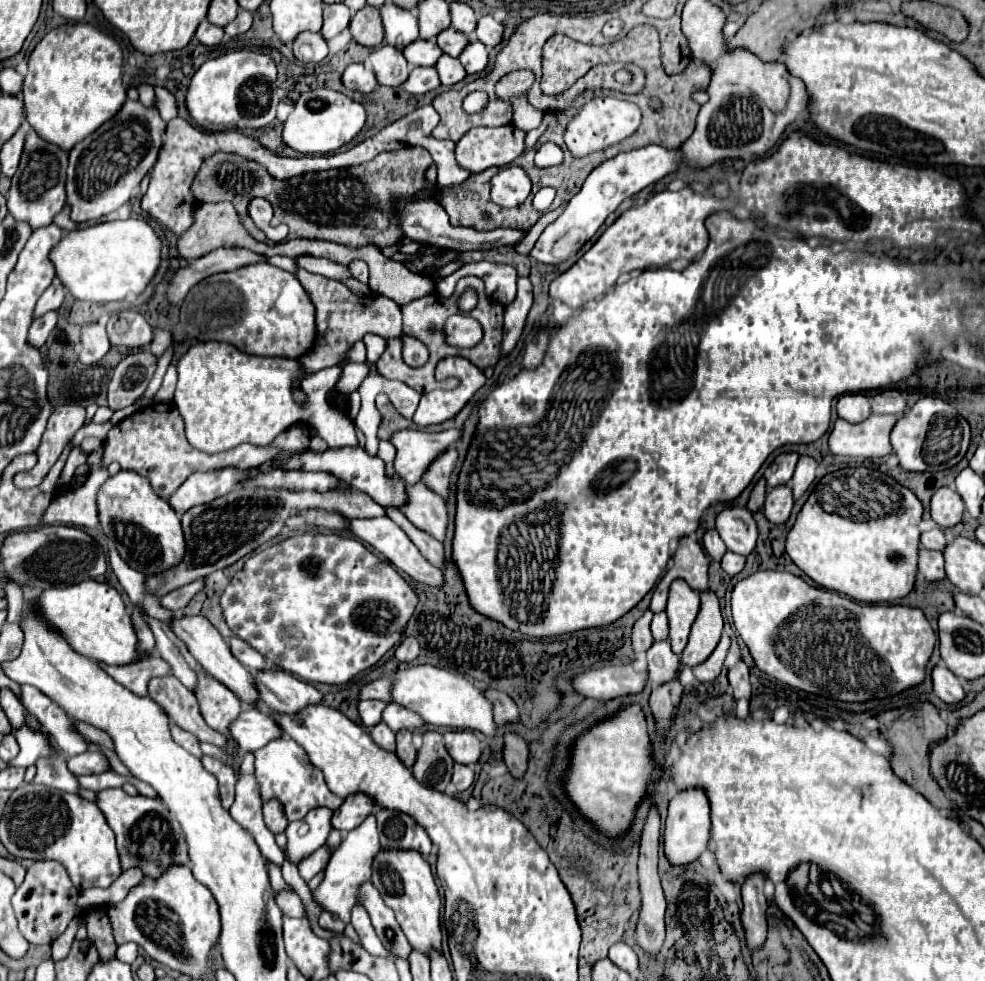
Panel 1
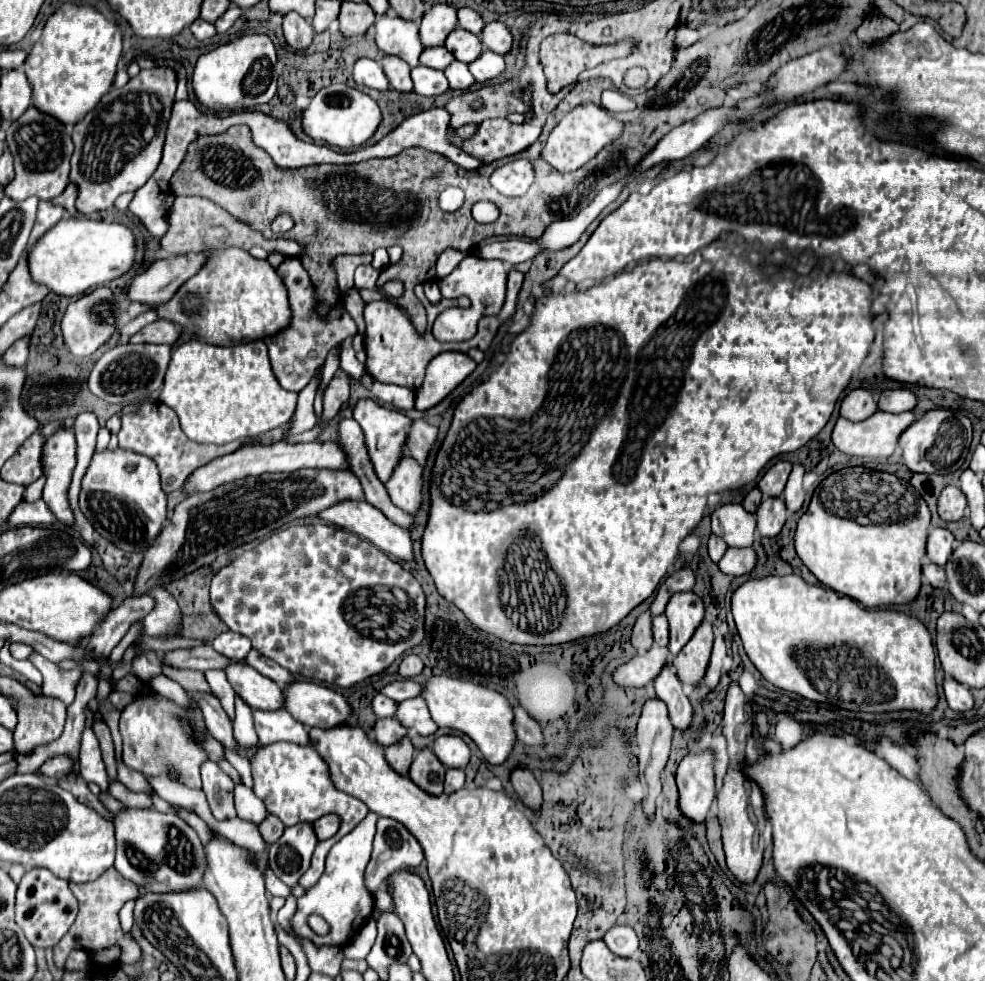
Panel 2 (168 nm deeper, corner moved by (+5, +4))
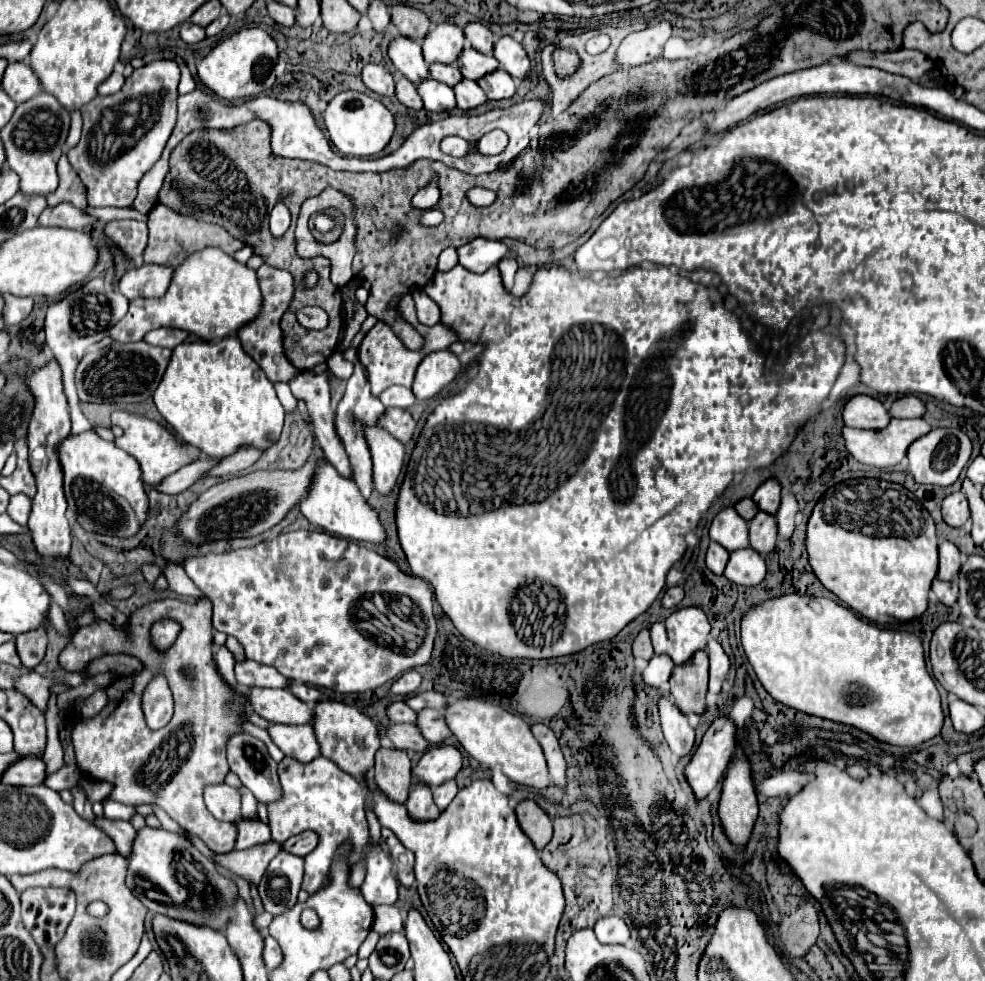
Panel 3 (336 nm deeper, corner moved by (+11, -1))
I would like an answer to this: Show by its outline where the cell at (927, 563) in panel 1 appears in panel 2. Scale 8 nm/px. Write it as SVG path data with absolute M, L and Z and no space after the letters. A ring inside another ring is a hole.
M925 563L923 565L923 579L927 583L931 583L933 587L945 587L945 569L935 563Z

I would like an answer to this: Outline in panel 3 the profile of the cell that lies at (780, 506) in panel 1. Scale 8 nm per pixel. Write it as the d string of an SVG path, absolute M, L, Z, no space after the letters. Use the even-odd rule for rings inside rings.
M759 512L749 522L749 546L759 554L769 554L773 552L775 542L777 542L775 518L769 516L767 512Z

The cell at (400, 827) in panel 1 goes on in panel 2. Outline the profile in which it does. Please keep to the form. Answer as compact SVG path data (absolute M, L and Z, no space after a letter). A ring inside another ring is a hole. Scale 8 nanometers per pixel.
M379 817L373 841L373 855L365 869L365 887L375 893L383 879L397 869L411 869L421 865L423 849L417 839L391 817Z

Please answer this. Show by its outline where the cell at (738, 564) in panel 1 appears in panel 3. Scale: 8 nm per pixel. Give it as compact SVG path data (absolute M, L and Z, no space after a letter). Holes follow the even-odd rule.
M753 548L733 552L725 568L725 578L739 586L757 586L765 578L765 574L765 560L759 552L753 552Z

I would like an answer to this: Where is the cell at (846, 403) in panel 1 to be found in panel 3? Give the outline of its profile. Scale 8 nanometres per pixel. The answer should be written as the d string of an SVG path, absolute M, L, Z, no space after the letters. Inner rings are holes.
M861 394L861 396L853 396L845 404L843 420L845 420L845 426L881 430L881 428L887 428L887 424L891 422L891 414L881 400Z

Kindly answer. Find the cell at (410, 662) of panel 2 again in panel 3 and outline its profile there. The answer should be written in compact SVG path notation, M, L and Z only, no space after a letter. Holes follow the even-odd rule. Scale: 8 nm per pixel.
M409 670L393 682L391 692L393 692L393 696L411 696L417 692L419 684L421 684L421 676L415 670Z

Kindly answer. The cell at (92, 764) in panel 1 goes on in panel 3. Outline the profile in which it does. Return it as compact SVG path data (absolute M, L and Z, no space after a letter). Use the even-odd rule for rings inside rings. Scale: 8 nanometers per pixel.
M19 758L7 766L1 776L1 784L11 786L35 786L45 780L45 764L39 758Z

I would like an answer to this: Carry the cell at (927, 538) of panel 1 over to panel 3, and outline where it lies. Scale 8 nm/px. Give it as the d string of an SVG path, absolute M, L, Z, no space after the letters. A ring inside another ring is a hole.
M951 542L939 544L939 580L951 582L961 570L961 552Z

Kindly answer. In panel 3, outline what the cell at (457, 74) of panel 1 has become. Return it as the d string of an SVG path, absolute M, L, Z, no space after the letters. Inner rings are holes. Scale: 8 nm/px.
M461 80L461 84L457 84L455 90L455 98L457 98L457 106L461 110L473 110L483 106L489 98L485 96L485 92L479 88L477 82L471 80Z

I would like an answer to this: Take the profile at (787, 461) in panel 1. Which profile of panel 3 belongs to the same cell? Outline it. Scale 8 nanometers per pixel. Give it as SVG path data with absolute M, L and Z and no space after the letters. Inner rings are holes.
M771 478L765 484L761 484L757 488L757 492L753 494L753 500L759 506L759 510L763 510L767 514L775 514L779 510L779 504L781 504L781 486L779 486L779 482L775 478Z

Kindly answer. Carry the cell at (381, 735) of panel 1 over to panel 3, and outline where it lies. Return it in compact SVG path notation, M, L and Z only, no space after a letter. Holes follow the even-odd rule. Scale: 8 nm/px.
M391 724L385 734L395 748L405 752L425 752L429 748L429 742L415 724Z

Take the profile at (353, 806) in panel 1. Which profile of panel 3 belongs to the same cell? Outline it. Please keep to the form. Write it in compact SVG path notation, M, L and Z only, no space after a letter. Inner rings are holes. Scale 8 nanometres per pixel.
M301 832L301 834L289 838L287 842L281 844L283 850L287 850L295 856L301 856L301 858L307 856L315 846L317 846L317 834L315 832Z

